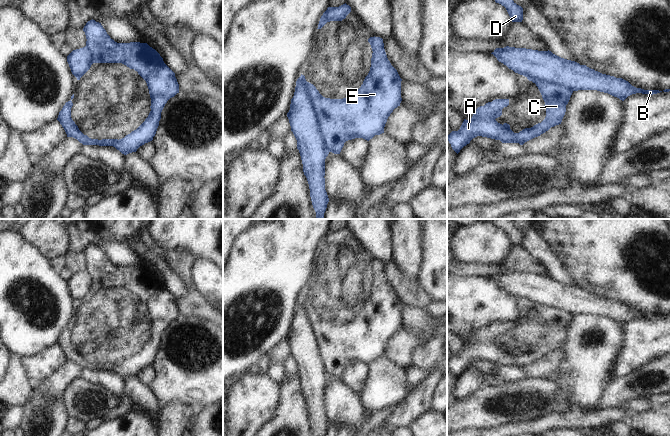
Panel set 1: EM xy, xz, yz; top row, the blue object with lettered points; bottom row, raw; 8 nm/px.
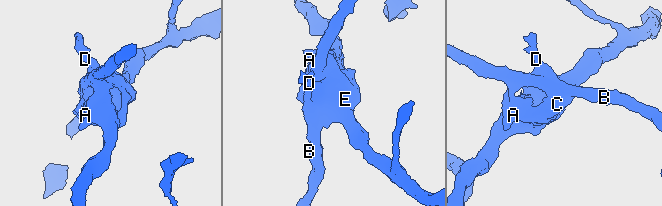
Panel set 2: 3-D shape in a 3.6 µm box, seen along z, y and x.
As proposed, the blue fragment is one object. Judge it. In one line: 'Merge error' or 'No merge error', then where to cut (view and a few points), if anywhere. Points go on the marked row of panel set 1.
Merge error. Split along xz (307, 82), (307, 96), (317, 118), (318, 130), (329, 151).

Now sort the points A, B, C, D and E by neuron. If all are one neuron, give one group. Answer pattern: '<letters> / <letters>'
A C D E / B

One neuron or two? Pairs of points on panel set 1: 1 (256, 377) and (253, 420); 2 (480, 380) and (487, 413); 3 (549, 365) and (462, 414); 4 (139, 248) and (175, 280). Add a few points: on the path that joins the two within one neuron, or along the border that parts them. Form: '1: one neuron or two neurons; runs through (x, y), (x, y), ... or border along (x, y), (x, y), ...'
1: one neuron; runs through (256, 388), (253, 409)
2: two neurons; border along (505, 382), (499, 385), (481, 387), (461, 399)
3: two neurons; border along (551, 376), (528, 378)
4: one neuron; runs through (148, 256), (166, 272)

